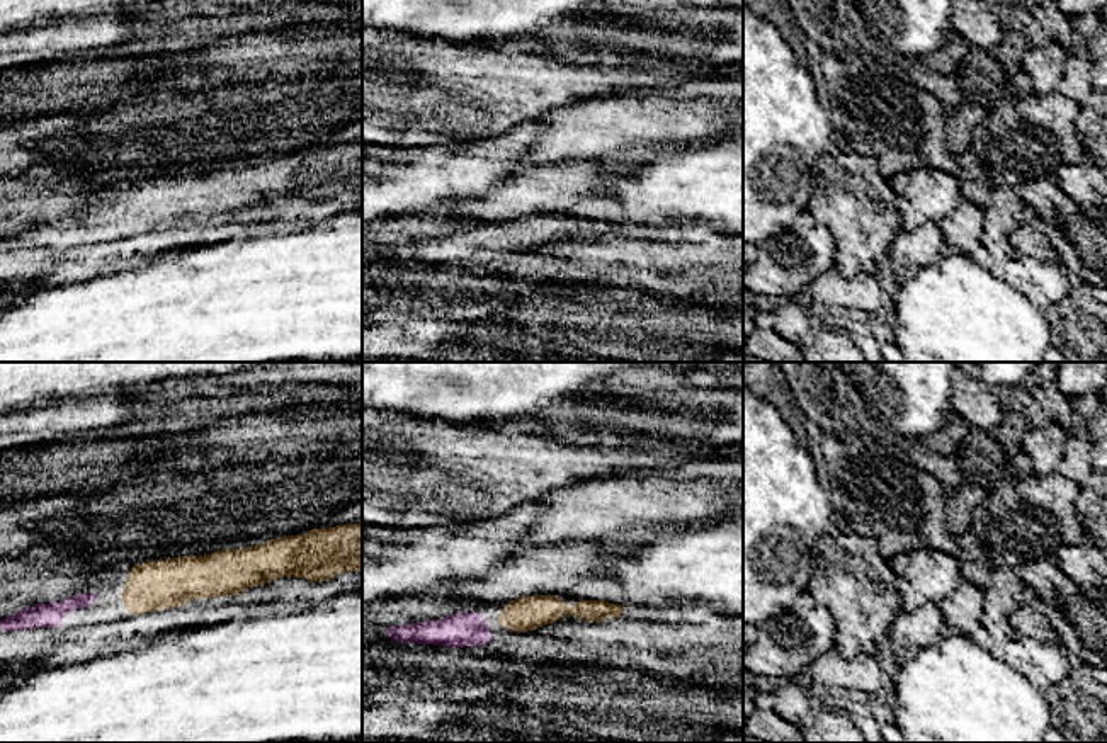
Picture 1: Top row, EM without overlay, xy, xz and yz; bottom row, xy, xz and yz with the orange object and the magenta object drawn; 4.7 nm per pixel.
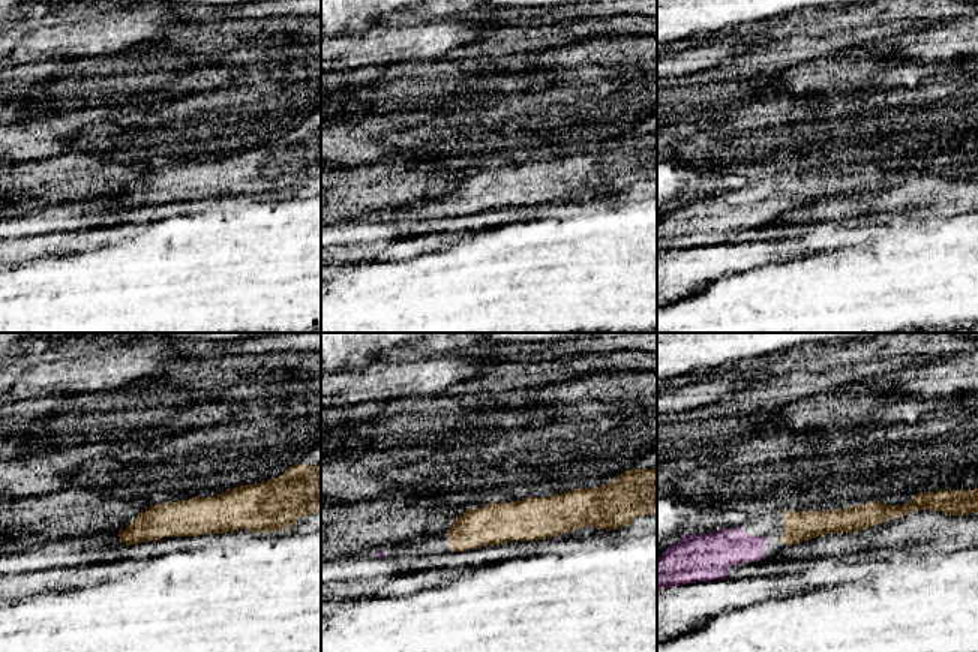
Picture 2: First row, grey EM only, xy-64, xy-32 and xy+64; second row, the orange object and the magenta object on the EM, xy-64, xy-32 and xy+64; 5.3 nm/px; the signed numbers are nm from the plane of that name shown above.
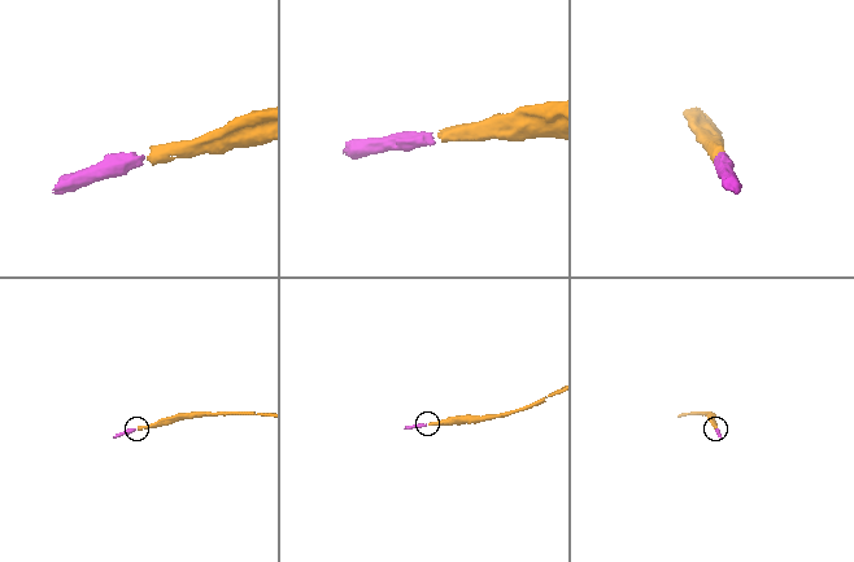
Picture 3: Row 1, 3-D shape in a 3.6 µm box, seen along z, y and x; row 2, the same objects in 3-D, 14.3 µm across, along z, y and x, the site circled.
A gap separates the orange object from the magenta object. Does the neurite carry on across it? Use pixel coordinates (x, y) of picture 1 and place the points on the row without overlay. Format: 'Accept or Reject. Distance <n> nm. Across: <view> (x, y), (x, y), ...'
Accept. Distance 60 nm. Across: xz (499, 242), (488, 250)

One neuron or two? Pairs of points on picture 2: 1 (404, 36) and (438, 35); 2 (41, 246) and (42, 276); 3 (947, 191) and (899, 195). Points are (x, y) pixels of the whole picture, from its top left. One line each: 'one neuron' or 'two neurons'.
1: one neuron
2: two neurons
3: one neuron

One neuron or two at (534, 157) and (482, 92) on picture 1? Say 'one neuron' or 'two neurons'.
two neurons

